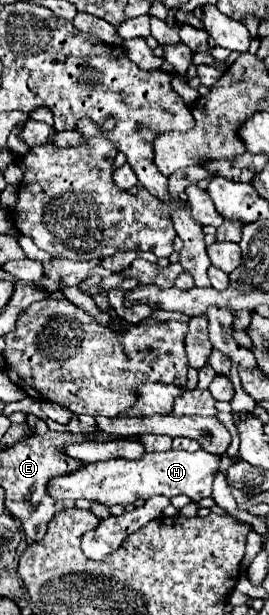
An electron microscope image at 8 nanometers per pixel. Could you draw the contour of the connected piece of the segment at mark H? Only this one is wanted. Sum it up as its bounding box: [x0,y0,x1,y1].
[46,450,220,506]

